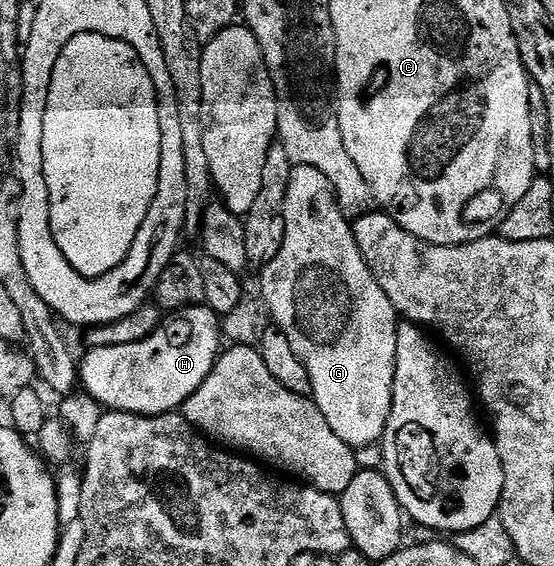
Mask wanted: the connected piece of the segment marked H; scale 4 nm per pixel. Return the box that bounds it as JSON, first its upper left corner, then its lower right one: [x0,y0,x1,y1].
[79,305,223,414]

